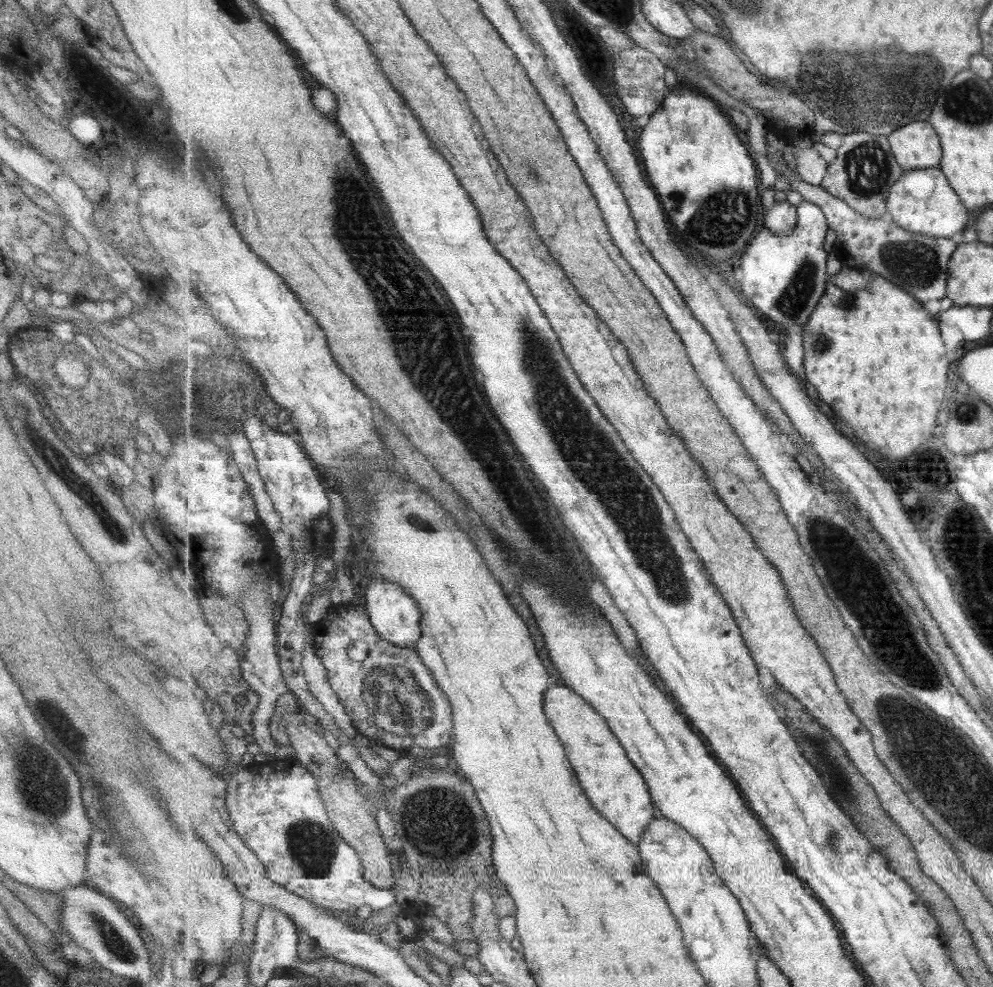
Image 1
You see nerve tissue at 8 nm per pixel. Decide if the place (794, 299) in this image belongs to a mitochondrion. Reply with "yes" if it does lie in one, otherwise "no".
yes

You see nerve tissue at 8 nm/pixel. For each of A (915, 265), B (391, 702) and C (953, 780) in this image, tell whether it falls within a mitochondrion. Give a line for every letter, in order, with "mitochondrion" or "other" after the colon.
A: mitochondrion
B: mitochondrion
C: mitochondrion

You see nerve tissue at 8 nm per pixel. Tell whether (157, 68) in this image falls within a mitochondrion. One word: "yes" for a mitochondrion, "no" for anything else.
no

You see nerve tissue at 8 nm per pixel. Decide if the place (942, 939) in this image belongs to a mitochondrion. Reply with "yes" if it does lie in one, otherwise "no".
no

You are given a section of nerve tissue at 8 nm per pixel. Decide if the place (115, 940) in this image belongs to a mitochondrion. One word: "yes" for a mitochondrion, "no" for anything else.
yes

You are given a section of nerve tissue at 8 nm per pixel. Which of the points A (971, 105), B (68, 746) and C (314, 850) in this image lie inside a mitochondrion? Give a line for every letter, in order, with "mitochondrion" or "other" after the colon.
A: mitochondrion
B: mitochondrion
C: mitochondrion

